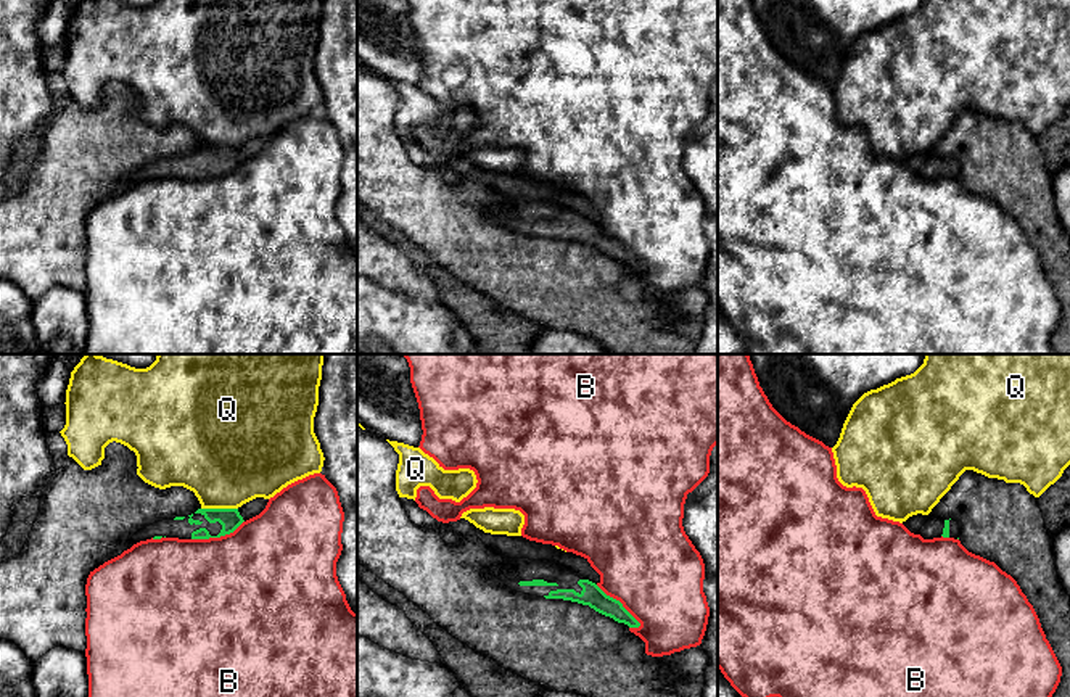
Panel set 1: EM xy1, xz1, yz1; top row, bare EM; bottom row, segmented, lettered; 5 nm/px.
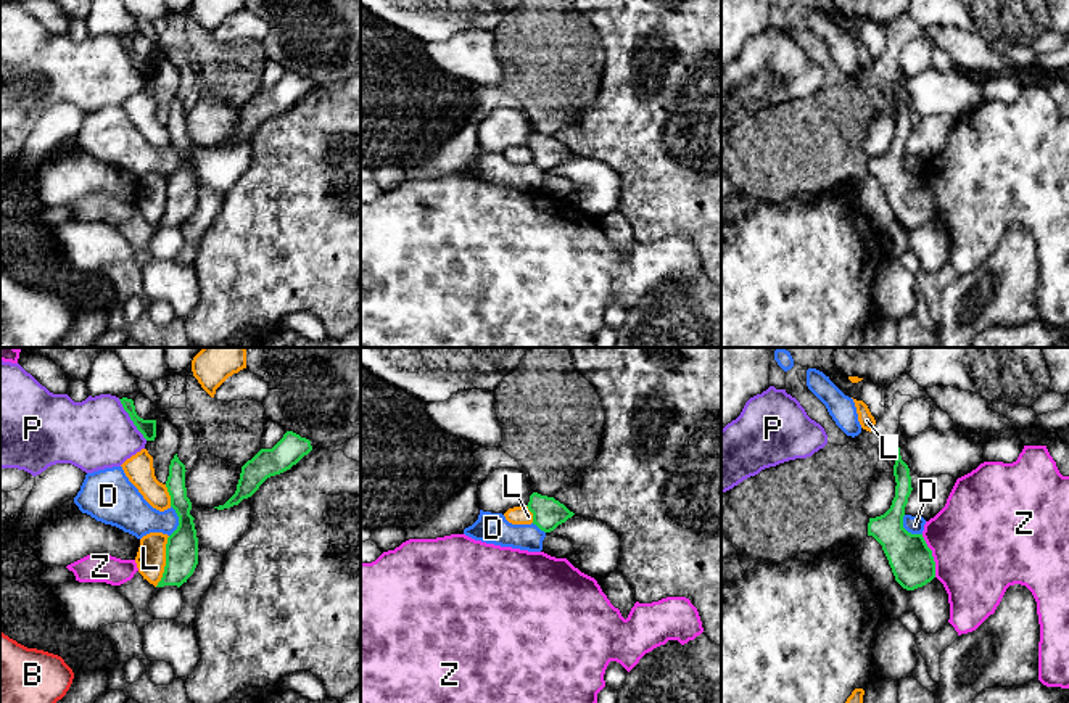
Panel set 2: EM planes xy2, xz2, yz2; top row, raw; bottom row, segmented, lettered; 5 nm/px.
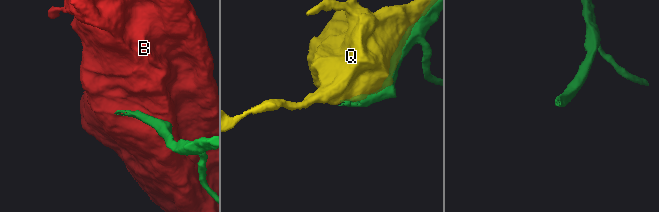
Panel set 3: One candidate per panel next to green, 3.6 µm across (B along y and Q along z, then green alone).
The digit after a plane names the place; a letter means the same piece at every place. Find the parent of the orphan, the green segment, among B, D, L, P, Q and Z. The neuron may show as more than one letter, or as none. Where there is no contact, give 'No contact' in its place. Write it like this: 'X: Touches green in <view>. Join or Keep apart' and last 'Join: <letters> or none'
B: Touches green in xz1. Keep apart
D: Touches green in yz2. Keep apart
L: Touches green in xy2. Keep apart
P: Touches green in xy2. Keep apart
Q: Touches green in xy1. Keep apart
Z: Touches green in yz2. Keep apart
Join: none

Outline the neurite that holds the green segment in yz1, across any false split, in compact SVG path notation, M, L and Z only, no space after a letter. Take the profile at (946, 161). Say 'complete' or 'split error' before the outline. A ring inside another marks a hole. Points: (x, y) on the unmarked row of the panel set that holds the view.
split error; M925 155L924 166L919 172L924 179L933 179L933 177L954 177L957 179L961 175L961 169L956 159L943 159L935 155Z

